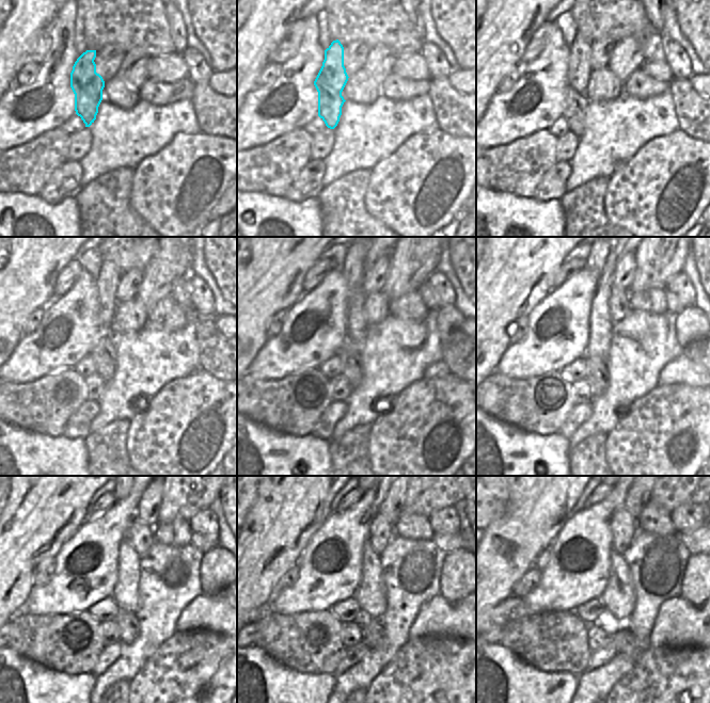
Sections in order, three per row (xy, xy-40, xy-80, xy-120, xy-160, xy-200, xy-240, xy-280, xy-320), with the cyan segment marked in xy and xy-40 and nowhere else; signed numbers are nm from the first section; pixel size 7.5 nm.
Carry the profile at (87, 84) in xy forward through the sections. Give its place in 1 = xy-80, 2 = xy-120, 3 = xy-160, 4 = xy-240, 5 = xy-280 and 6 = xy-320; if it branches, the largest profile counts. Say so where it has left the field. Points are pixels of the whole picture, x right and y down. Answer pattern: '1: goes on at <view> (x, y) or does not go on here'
1: goes on at xy-80 (576, 105)
2: goes on at xy-120 (104, 354)
3: goes on at xy-160 (350, 357)
4: goes on at xy-240 (128, 624)
5: goes on at xy-280 (372, 630)
6: goes on at xy-320 (613, 637)

